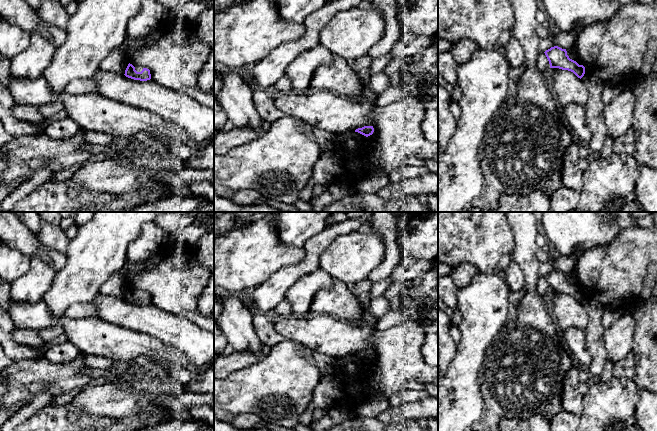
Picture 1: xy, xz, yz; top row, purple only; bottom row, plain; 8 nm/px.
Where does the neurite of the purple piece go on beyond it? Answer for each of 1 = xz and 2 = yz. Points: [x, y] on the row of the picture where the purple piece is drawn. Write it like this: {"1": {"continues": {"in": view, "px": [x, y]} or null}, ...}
{"1": {"continues": null}, "2": {"continues": null}}

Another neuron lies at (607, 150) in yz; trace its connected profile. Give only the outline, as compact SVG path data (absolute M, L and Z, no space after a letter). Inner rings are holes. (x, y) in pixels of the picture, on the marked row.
M606 137L606 140L600 152L600 155L602 157L608 158L613 154L613 142L614 142L613 138Z

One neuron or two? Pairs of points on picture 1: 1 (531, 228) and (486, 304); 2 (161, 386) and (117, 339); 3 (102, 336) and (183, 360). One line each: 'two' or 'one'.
1: two
2: two
3: one

